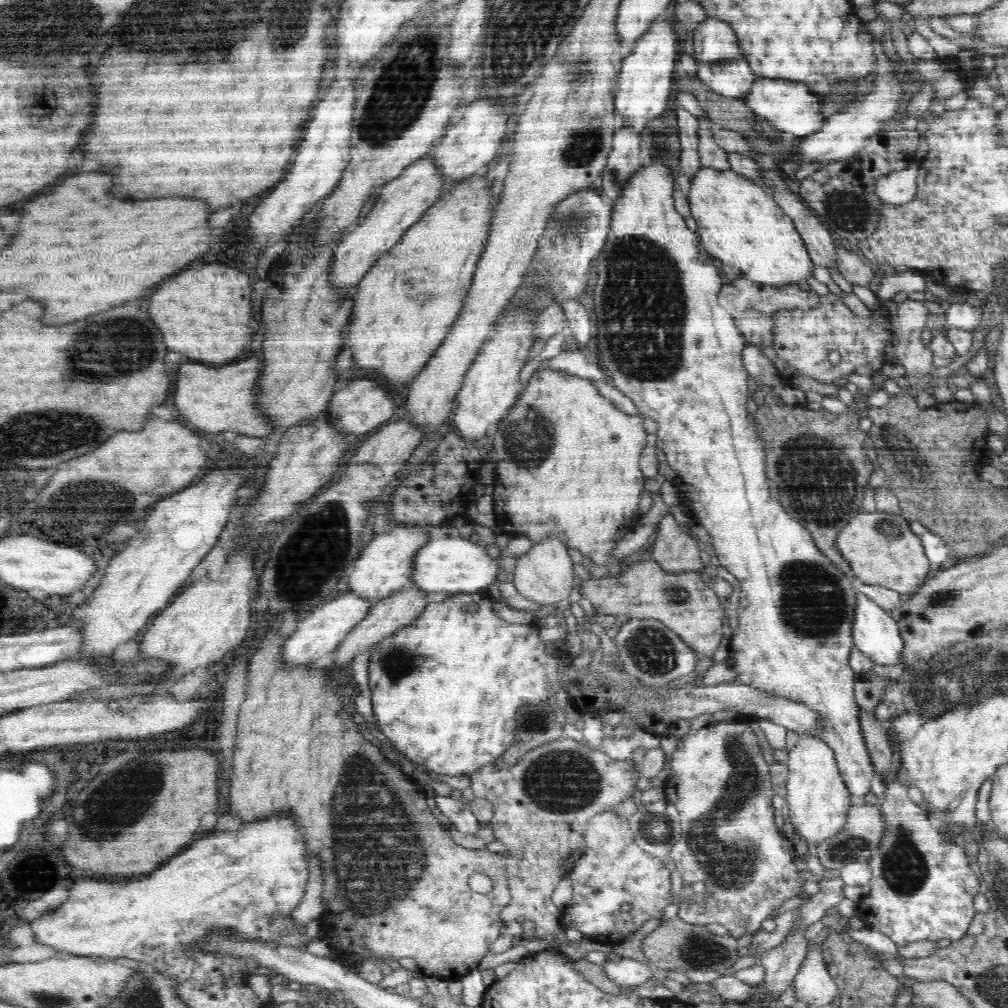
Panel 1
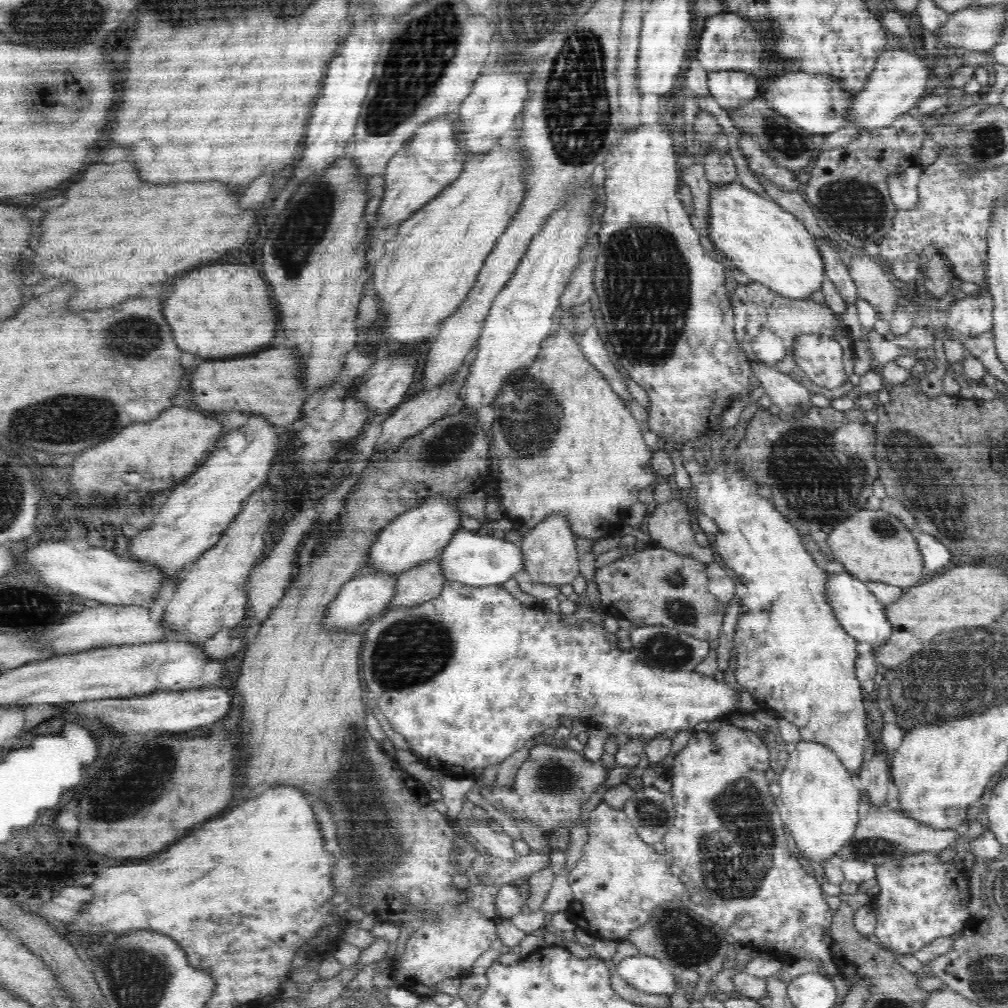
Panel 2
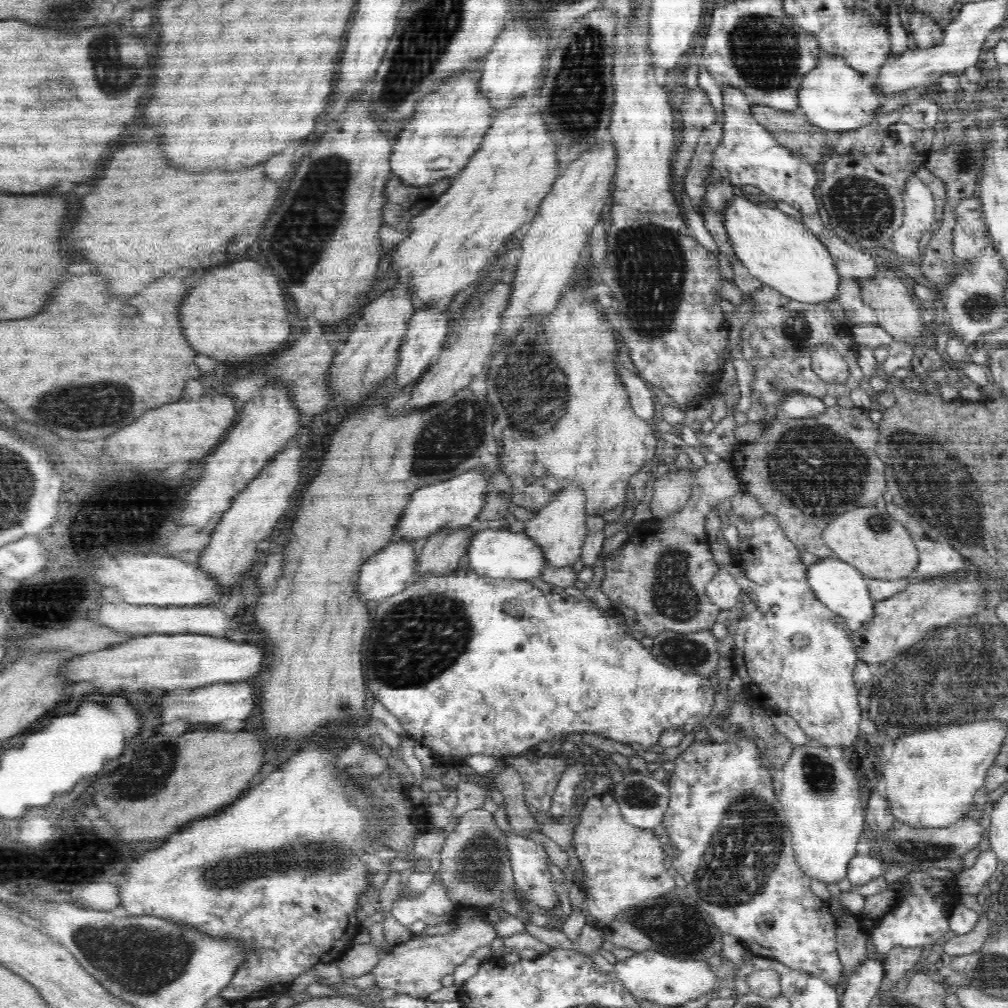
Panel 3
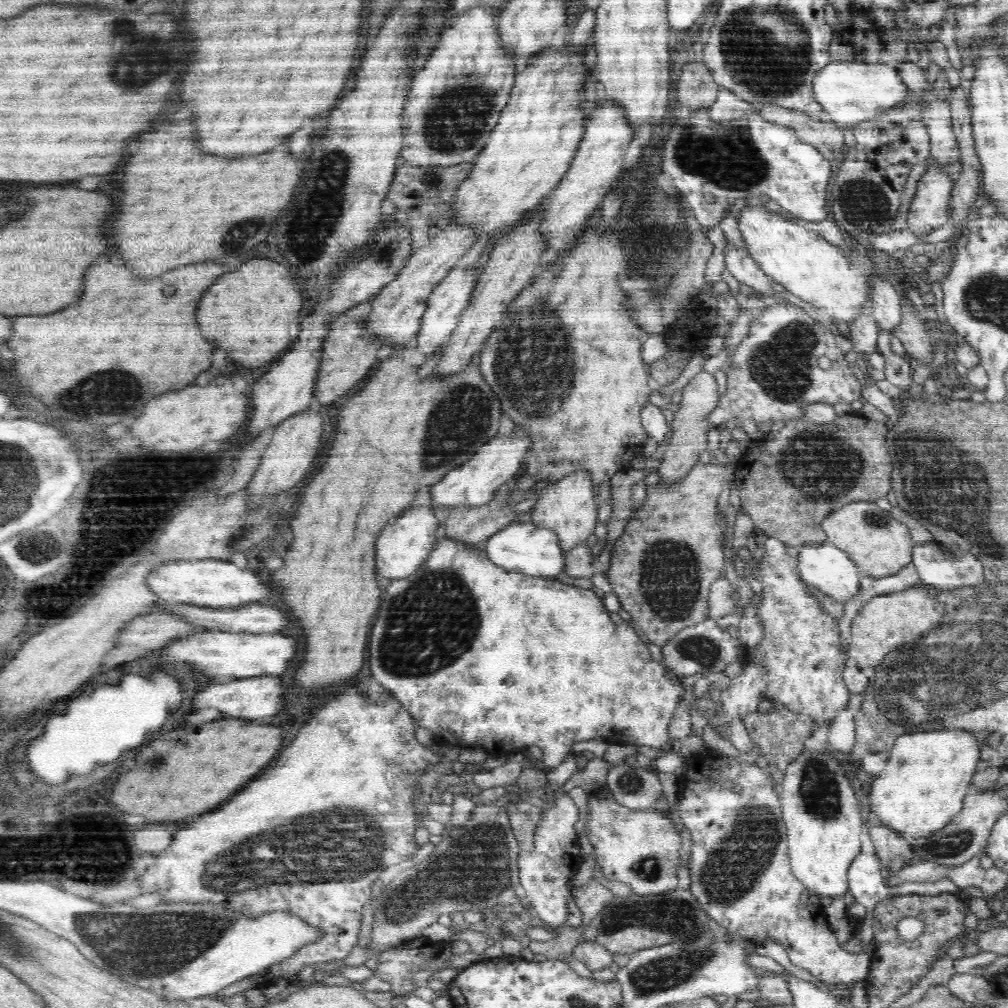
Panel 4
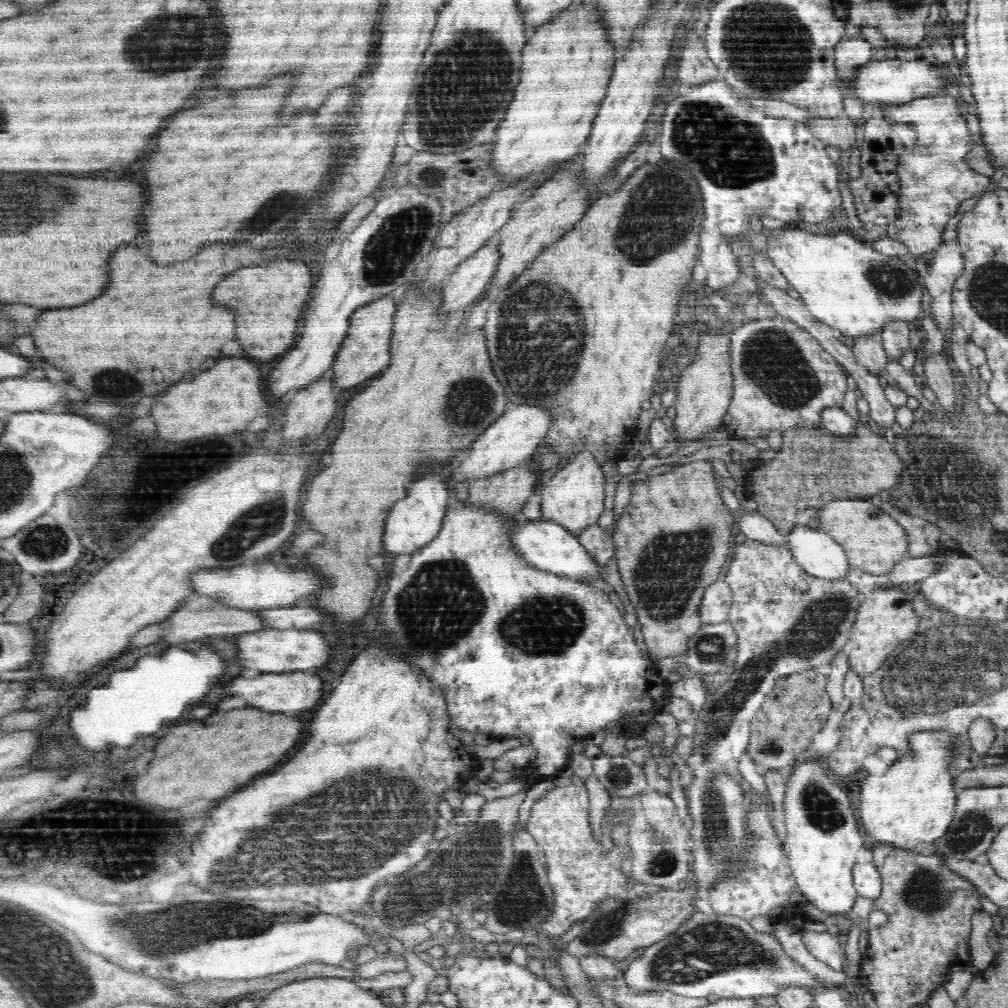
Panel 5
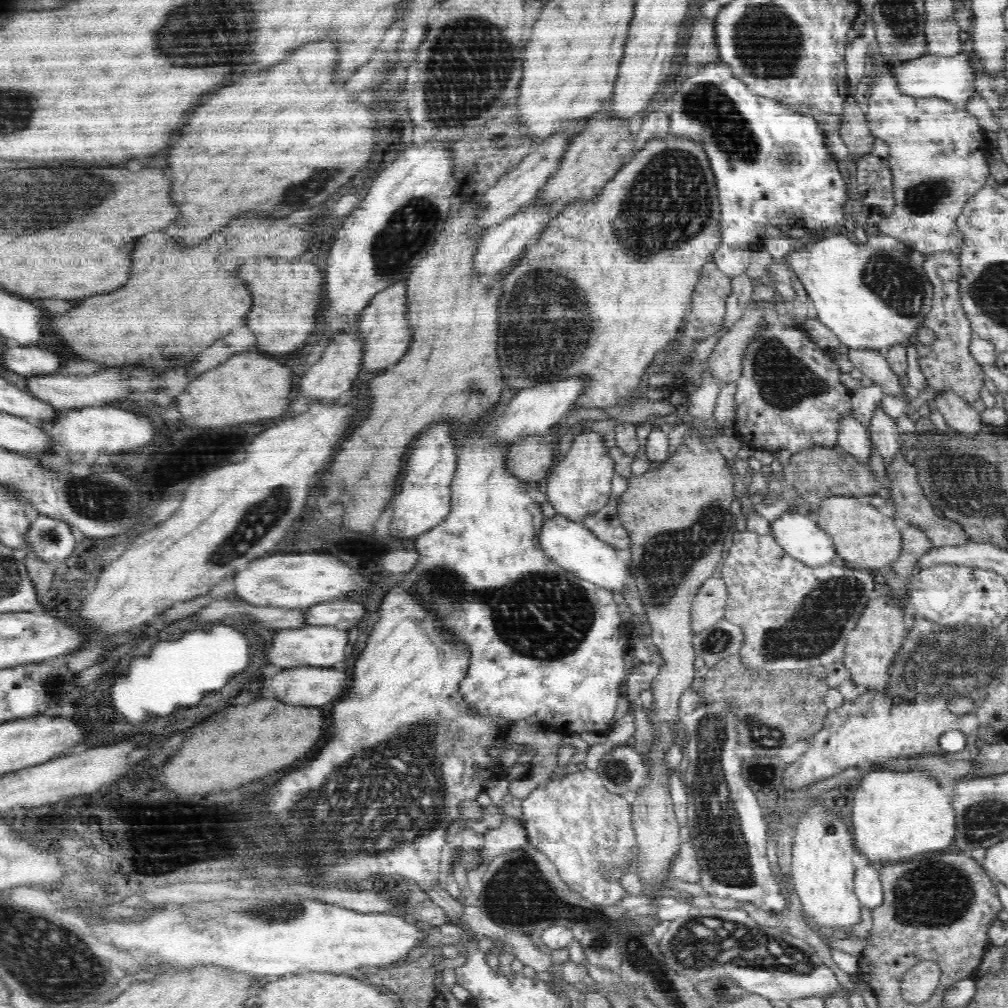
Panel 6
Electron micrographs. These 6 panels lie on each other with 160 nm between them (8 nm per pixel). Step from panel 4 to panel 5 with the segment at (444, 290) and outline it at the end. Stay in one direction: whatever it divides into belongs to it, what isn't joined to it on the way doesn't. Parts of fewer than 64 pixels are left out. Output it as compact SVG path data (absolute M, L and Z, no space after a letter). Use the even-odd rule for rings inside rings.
M485 243L466 260L463 260L446 279L446 309L452 313L475 306L485 293L499 266L499 246Z

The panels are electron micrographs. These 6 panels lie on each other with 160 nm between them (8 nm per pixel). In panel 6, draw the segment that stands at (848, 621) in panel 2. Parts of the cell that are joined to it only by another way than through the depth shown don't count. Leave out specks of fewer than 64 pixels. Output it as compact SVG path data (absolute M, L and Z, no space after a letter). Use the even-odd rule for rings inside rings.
M784 514L776 522L770 522L770 532L778 541L779 546L792 558L806 563L810 567L820 567L821 564L830 564L837 557L836 548L824 530L818 527L816 519L810 520L810 516L797 514Z

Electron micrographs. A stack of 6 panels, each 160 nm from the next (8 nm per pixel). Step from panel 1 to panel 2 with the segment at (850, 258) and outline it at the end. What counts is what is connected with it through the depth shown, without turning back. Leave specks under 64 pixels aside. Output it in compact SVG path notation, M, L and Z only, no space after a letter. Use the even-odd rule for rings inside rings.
M854 253L847 264L861 299L868 301L877 315L889 322L892 311L898 306L898 290L882 269L883 263L865 254Z

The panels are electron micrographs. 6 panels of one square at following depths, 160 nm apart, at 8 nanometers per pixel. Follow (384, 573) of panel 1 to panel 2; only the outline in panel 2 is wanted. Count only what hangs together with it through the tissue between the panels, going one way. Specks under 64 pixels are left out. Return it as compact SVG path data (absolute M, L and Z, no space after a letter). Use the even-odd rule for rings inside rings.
M436 494L424 498L416 507L411 507L402 515L398 515L390 522L376 540L372 543L371 560L368 566L385 568L386 571L394 571L398 576L410 568L422 564L425 560L434 559L448 546L448 541L458 530L458 512L448 502L450 496Z

